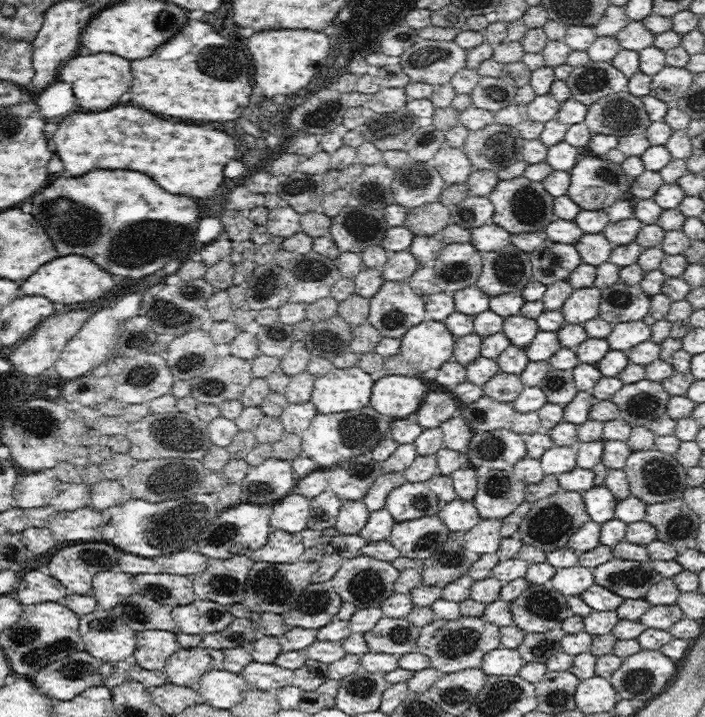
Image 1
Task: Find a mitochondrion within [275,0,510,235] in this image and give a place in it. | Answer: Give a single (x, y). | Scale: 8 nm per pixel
(428, 55)

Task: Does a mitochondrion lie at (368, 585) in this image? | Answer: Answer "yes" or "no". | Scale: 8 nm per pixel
yes

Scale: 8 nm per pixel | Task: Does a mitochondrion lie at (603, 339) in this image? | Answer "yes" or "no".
no

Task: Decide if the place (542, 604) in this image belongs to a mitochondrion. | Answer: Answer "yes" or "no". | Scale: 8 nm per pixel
yes

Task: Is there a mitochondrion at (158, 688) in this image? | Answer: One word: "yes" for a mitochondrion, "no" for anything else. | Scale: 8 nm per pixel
no

